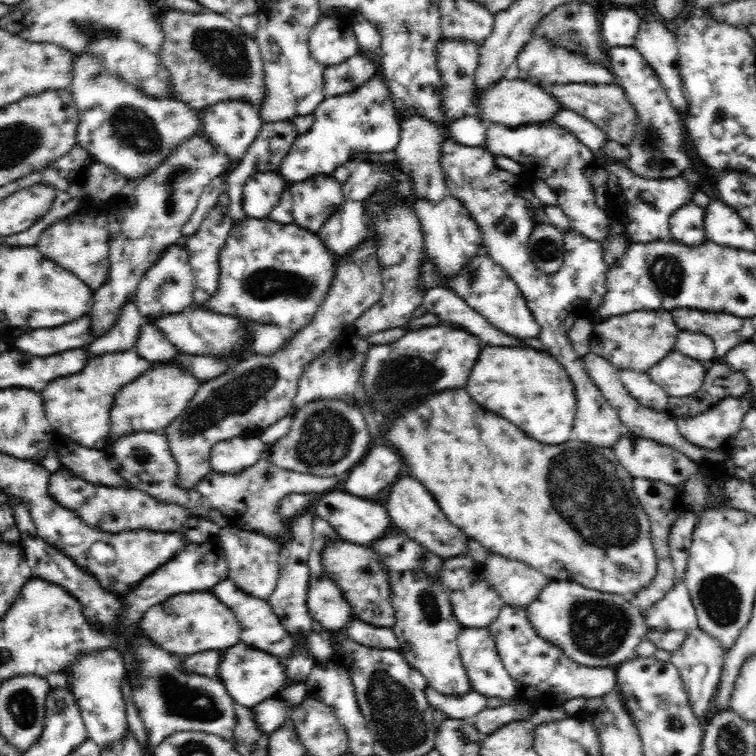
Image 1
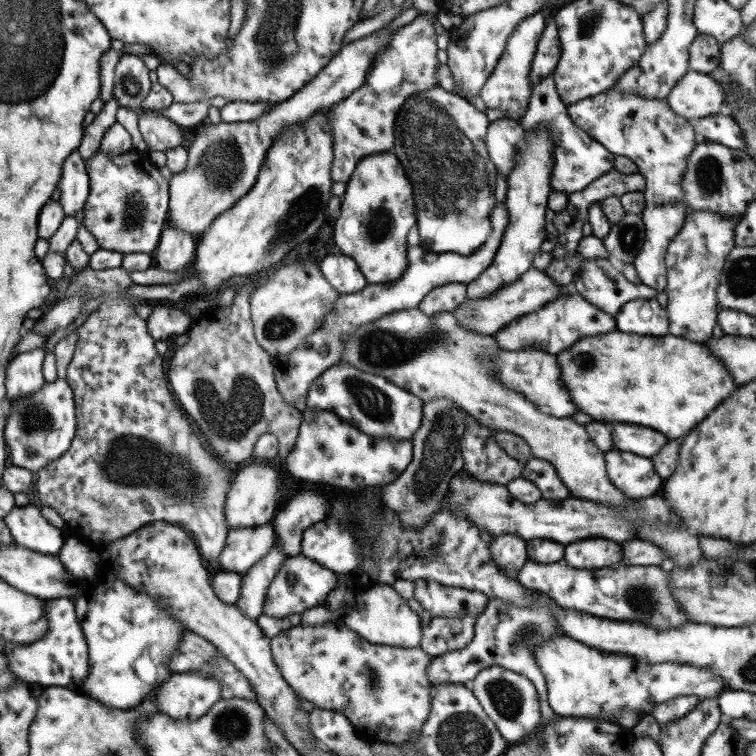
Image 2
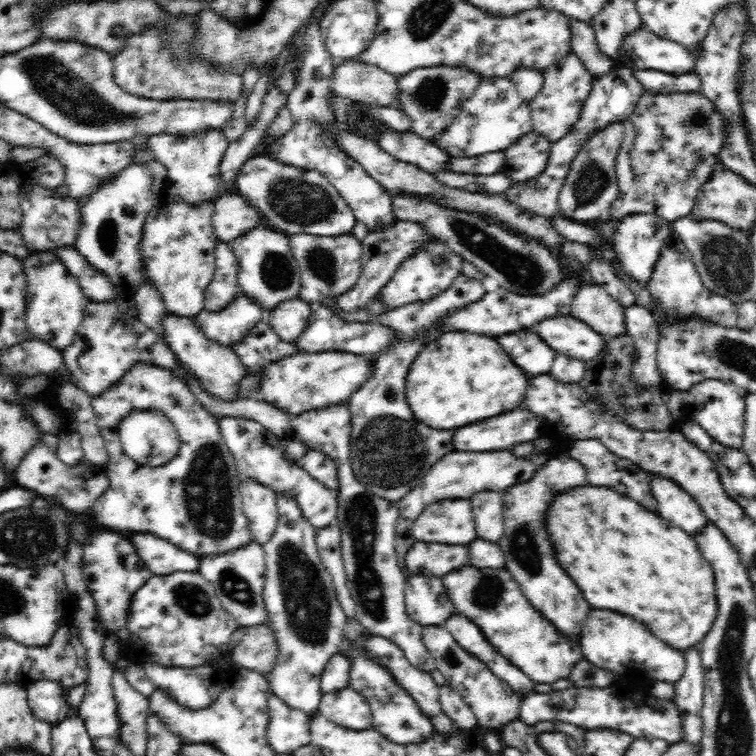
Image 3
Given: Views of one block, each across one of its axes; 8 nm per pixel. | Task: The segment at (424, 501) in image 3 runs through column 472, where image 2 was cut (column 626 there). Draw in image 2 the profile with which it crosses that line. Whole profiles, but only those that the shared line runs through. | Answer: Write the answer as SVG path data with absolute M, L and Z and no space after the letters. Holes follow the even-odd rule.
M604 452L606 477L610 483L629 499L643 499L658 494L662 481L647 458L631 452Z

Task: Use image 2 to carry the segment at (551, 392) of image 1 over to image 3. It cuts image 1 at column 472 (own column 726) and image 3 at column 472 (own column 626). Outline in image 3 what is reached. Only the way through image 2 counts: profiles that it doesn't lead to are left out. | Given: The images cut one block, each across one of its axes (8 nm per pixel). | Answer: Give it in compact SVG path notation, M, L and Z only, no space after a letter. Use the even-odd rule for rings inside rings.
M466 331L446 332L440 336L438 342L430 342L414 360L409 372L408 404L414 416L426 426L438 428L438 430L460 428L484 418L498 416L502 412L510 412L520 406L520 402L525 399L526 388L529 386L526 374L522 374L522 370L514 366L510 356L506 356L506 352L502 350L501 344L486 335Z

